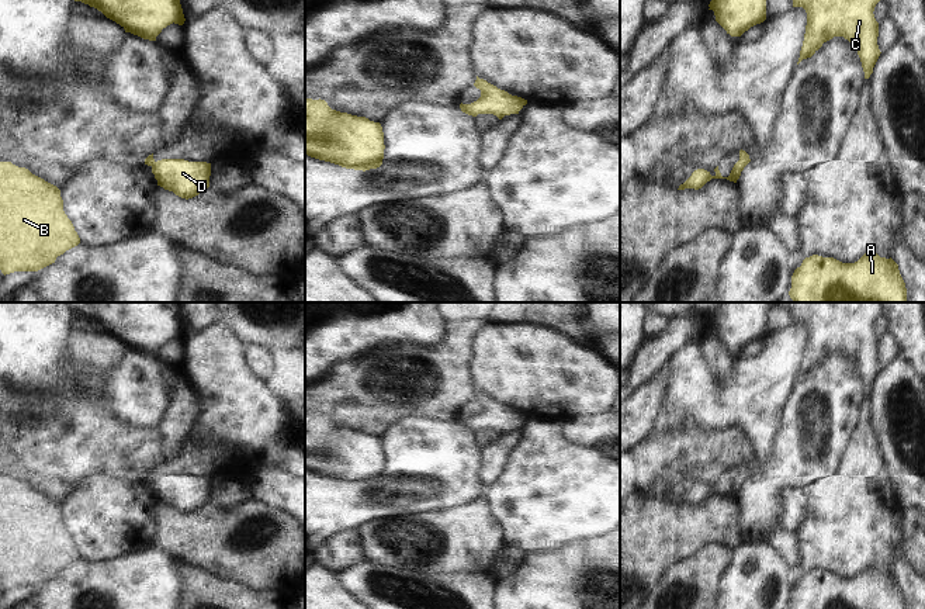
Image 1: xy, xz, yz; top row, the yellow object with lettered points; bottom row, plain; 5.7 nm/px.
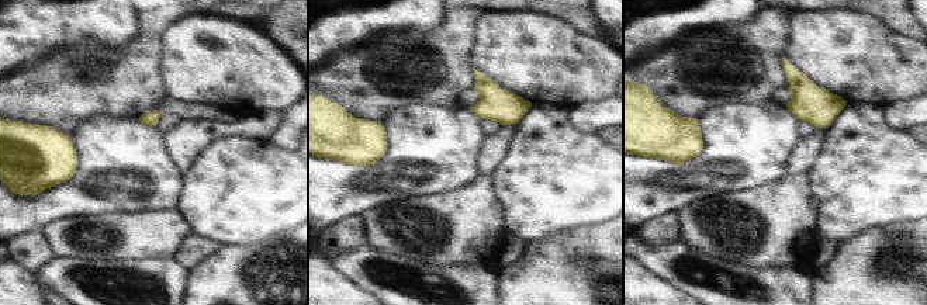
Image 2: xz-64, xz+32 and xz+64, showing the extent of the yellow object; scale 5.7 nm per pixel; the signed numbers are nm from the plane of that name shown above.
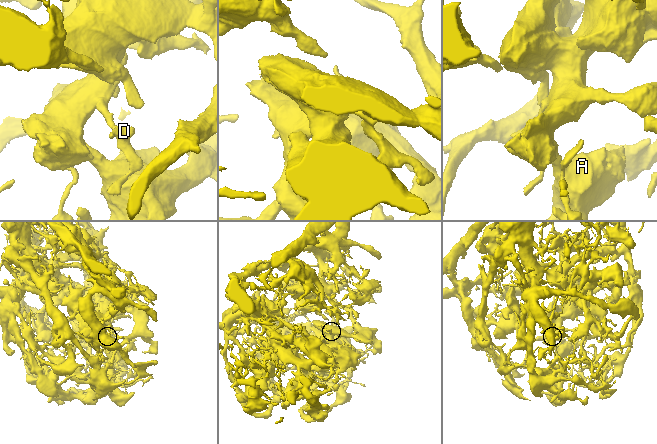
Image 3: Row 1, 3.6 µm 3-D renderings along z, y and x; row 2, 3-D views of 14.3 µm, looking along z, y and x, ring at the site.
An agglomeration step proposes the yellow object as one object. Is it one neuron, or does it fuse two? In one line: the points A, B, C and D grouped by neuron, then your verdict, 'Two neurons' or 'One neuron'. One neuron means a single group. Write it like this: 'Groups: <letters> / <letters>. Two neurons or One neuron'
Groups: A B C D. One neuron

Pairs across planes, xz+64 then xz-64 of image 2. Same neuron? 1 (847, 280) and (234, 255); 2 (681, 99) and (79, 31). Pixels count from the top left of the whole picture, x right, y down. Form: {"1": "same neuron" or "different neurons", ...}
{"1": "same neuron", "2": "different neurons"}

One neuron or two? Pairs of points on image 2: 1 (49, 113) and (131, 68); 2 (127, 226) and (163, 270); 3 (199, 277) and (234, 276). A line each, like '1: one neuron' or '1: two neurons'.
1: one neuron
2: two neurons
3: one neuron

